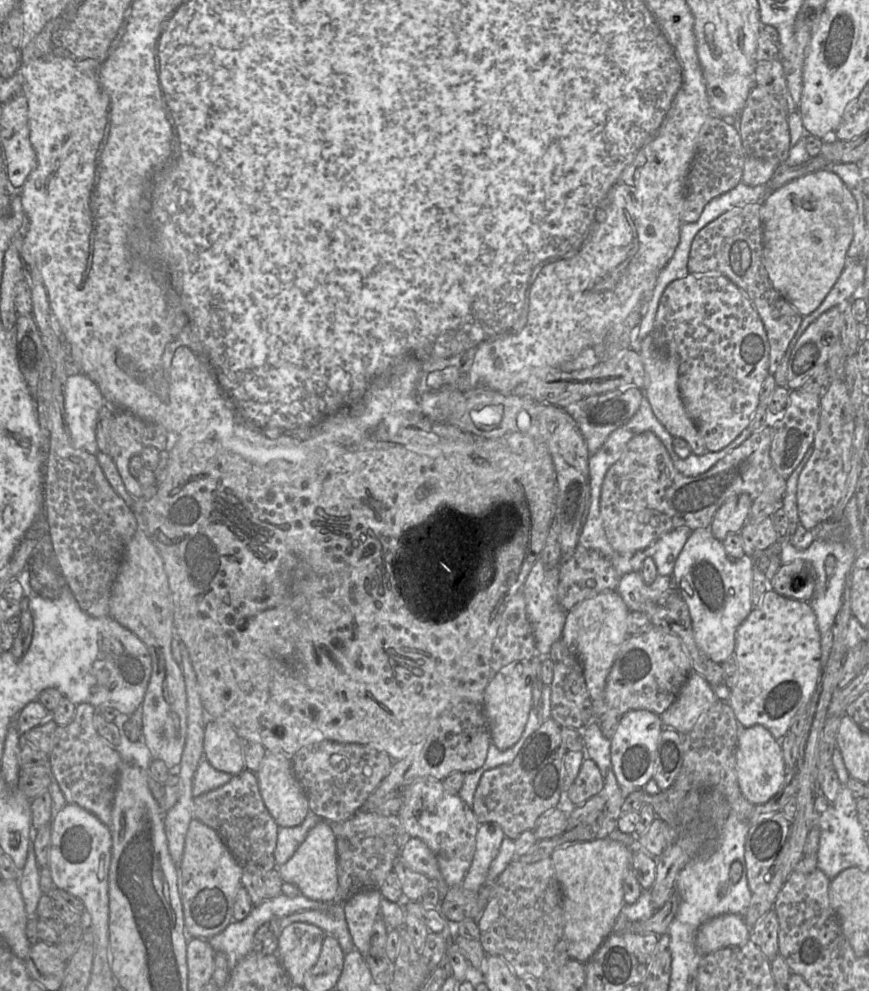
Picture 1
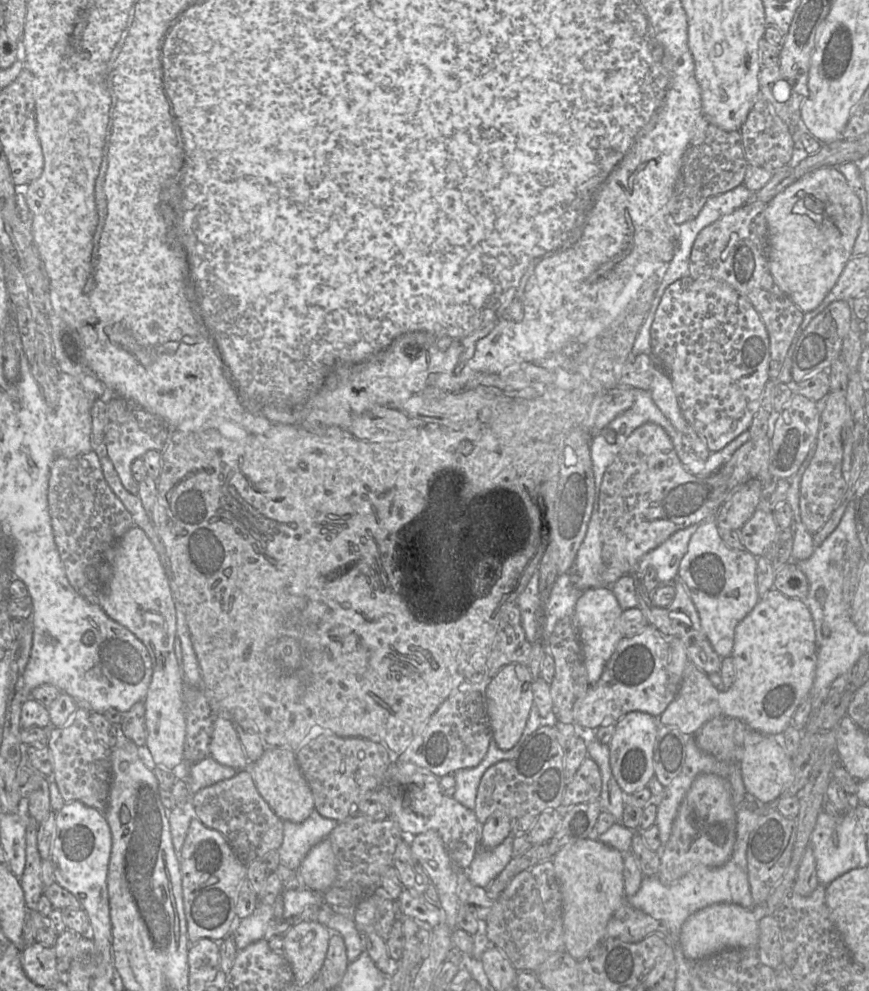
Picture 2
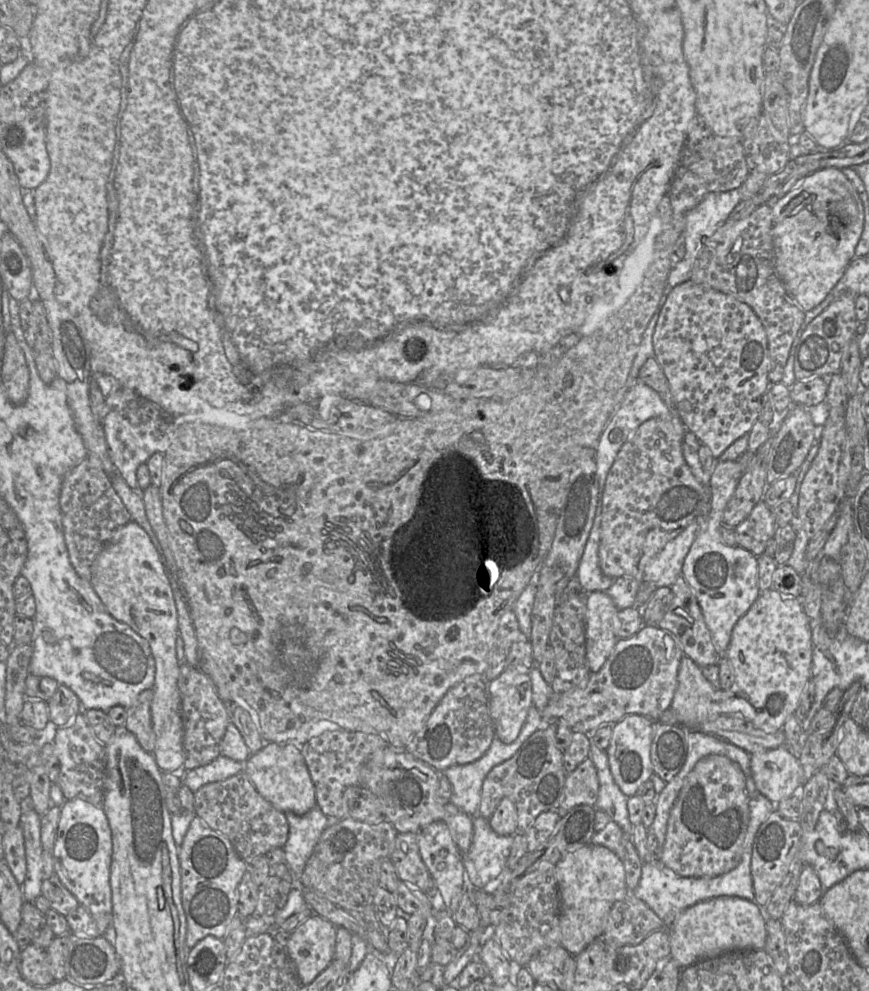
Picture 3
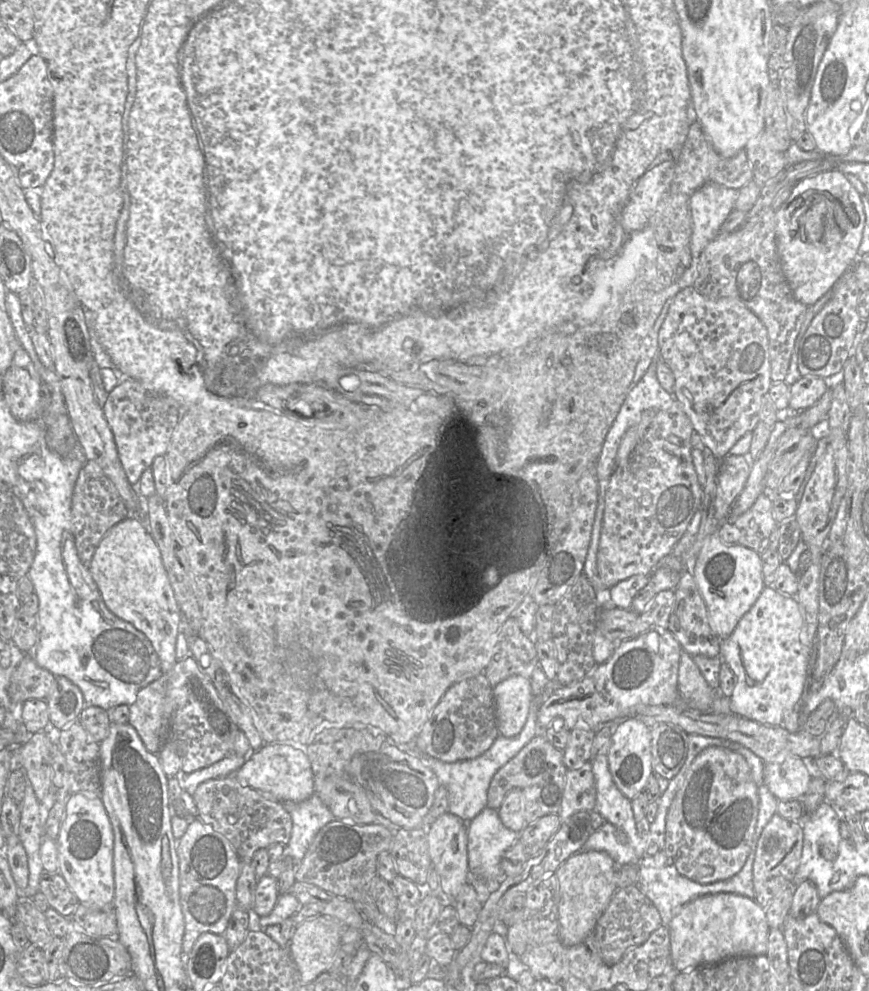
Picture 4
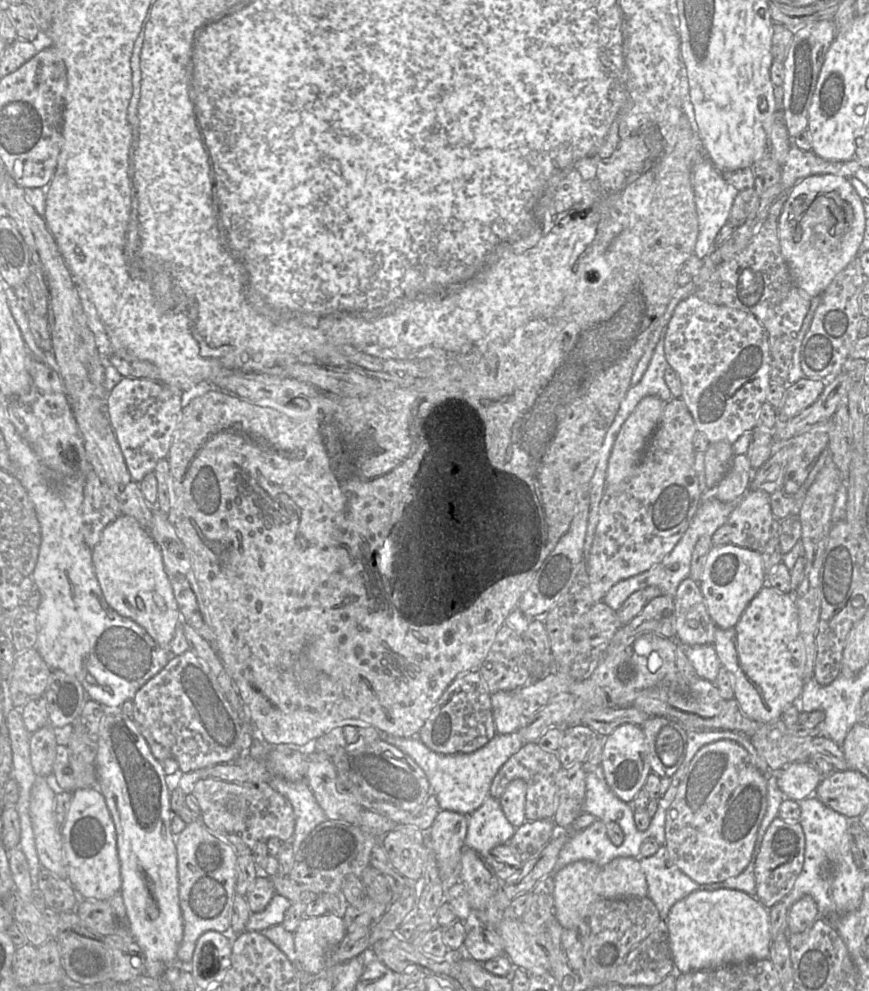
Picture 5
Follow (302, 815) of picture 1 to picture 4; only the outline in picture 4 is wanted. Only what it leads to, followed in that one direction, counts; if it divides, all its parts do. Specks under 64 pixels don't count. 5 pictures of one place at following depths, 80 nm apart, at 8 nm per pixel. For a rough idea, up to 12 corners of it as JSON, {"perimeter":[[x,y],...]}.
{"perimeter":[[264,744],[229,776],[282,803],[314,794],[305,749]]}

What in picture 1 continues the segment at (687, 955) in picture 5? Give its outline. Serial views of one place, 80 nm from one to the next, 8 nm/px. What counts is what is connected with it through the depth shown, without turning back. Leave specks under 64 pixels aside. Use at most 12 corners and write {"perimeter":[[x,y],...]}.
{"perimeter":[[743,916],[705,922],[696,937],[702,955],[743,945],[751,929]]}

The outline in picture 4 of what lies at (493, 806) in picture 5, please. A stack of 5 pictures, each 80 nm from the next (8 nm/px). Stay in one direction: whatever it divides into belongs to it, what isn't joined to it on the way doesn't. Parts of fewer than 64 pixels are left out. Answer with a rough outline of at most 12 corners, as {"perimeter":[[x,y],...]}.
{"perimeter":[[498,810],[468,823],[468,868],[499,882],[503,853],[519,838]]}

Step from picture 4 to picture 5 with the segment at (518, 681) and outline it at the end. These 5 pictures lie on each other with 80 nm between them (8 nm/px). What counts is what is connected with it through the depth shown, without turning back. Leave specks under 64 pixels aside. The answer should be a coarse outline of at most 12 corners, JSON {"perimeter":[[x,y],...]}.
{"perimeter":[[515,691],[491,695],[496,732],[510,734],[523,725]]}

